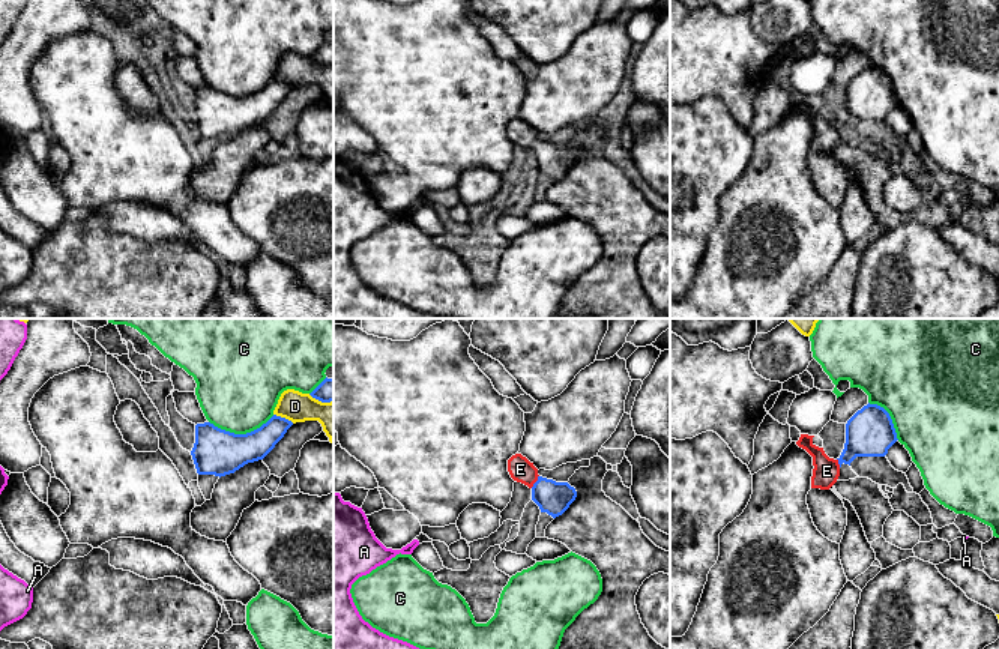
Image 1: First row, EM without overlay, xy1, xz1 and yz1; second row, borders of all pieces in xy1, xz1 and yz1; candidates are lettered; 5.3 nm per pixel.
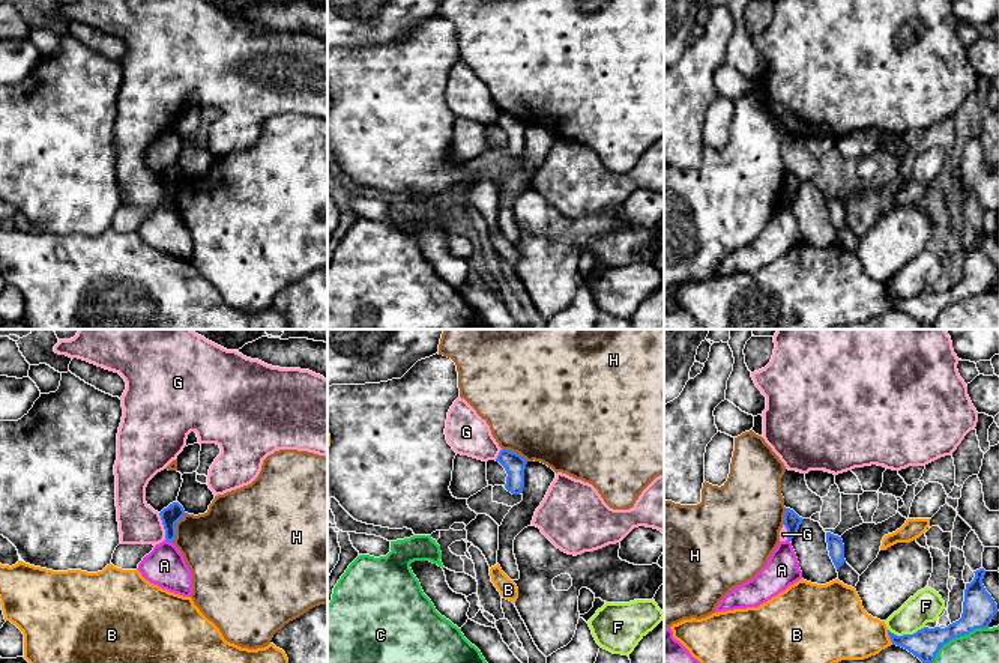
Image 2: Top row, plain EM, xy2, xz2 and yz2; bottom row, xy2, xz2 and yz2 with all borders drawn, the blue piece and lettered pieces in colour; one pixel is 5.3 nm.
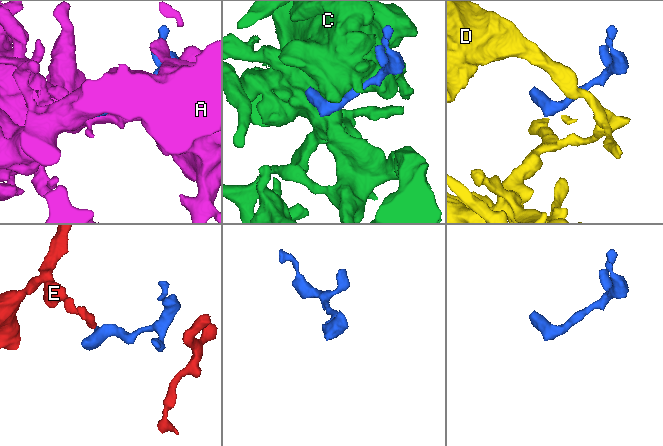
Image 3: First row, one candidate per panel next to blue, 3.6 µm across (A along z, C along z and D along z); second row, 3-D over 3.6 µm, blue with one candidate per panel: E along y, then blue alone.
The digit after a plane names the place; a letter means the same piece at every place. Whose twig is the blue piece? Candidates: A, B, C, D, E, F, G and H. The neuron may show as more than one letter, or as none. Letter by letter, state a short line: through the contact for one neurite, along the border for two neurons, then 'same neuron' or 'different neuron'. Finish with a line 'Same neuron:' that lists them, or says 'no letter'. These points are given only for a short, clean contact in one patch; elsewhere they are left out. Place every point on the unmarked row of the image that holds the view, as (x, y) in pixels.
A: line xy2 (165, 202), (172, 206); different neuron
B: different neuron
C: different neuron
D: line xy1 (274, 77), (293, 86); different neuron
E: line xz1 (553, 161), (537, 144), (520, 132); same neuron
F: different neuron
G: line xy2 (158, 176), (165, 202); different neuron
H: different neuron
Same neuron: E

